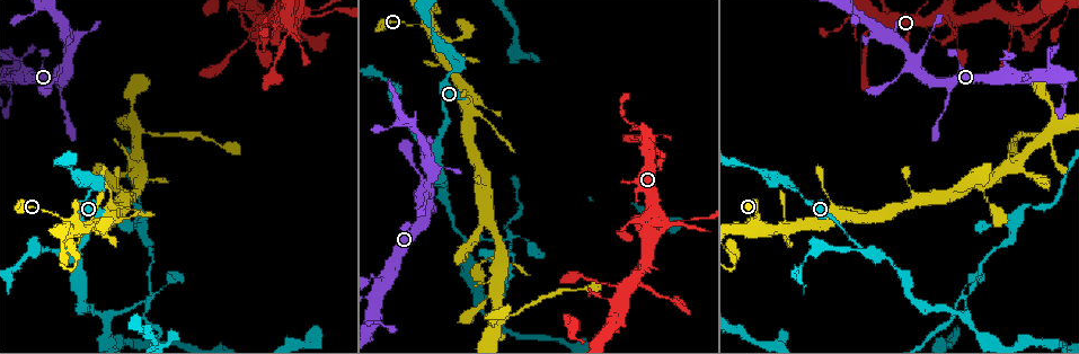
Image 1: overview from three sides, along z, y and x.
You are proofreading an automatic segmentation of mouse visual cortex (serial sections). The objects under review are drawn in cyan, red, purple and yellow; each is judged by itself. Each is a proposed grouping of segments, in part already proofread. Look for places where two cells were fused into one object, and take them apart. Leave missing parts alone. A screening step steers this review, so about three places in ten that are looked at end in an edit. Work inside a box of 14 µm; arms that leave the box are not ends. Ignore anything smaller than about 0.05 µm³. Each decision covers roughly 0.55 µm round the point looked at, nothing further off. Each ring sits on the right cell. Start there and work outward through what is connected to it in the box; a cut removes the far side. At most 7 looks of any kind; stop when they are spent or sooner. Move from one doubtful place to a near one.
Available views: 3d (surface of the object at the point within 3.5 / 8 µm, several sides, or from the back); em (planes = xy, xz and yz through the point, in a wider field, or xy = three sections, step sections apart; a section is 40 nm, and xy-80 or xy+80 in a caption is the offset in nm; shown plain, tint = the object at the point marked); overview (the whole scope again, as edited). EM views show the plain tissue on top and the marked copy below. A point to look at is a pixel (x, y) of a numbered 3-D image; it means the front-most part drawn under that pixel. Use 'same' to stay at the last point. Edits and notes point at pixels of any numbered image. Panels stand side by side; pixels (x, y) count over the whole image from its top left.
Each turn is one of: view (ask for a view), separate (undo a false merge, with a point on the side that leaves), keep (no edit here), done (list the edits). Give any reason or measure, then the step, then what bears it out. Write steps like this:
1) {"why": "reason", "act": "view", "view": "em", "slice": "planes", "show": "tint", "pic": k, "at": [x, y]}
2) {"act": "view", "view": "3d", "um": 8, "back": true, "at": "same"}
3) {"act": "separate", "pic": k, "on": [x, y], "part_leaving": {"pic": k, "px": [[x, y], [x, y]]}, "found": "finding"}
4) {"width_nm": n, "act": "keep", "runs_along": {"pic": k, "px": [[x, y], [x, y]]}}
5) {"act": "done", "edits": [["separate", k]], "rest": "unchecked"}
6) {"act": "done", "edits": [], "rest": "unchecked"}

{"why": "branch point", "act": "view", "view": "em", "slice": "planes", "show": "tint", "pic": 1, "at": [872, 257]}

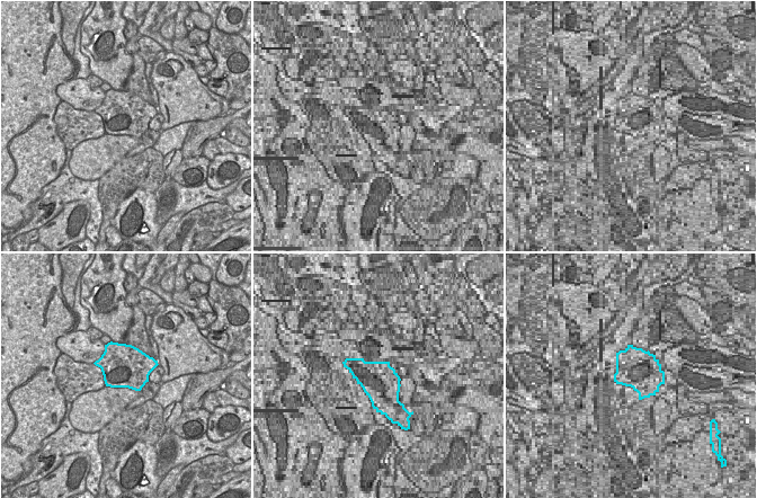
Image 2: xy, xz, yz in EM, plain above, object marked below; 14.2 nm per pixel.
{"act": "view", "view": "3d", "um": 3.5, "at": "same"}

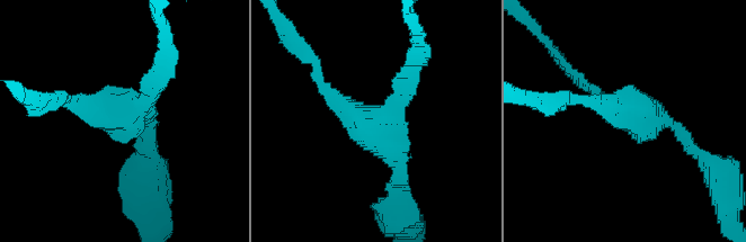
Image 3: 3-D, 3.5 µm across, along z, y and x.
{"width_nm": 600, "act": "keep", "runs_along": {"pic": 3, "px": [[580, 80], [632, 115], [660, 115], [690, 145]]}, "found": "all the same cell"}

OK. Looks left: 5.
{"why": "calibre changes", "act": "view", "view": "3d", "um": 3.5, "pic": 1, "at": [965, 317]}

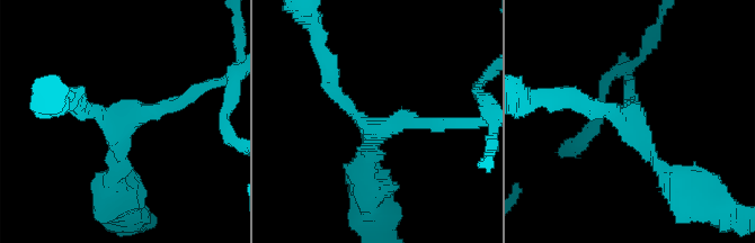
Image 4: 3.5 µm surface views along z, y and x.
{"arms": 3, "arm_widths_nm": [150, 200, 200], "why": "now the EM", "act": "view", "view": "em", "slice": "xy", "step": 1, "show": "tint", "pic": 4, "at": [116, 124]}

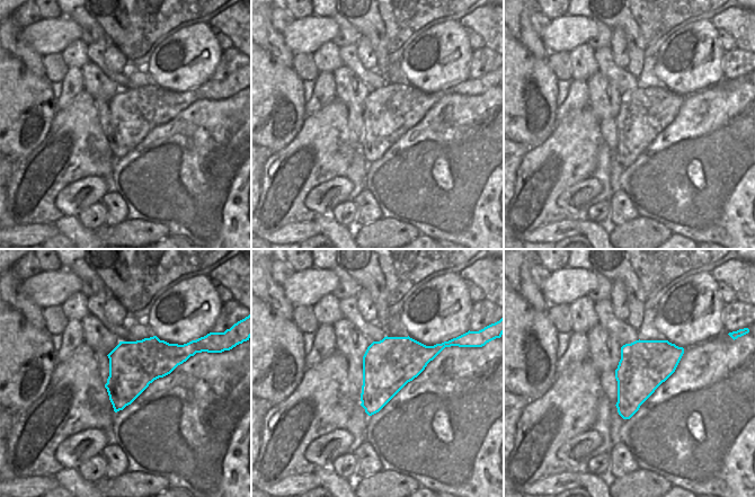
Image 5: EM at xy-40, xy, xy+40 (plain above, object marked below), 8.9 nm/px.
{"act": "keep", "runs_along": {"pic": 4, "px": [[576, 97], [631, 125], [677, 183]]}, "found": "all the same cell"}

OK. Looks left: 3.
{"why": "sharp bend", "act": "view", "view": "3d", "um": 8, "pic": 1, "at": [510, 236]}

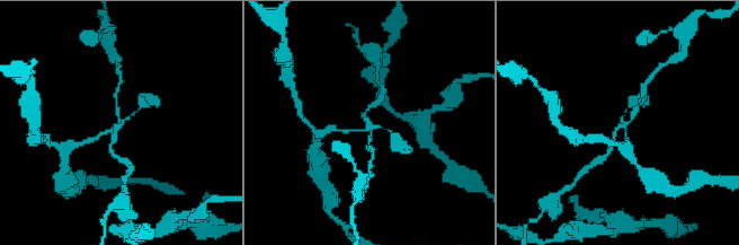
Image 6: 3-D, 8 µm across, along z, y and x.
{"act": "view", "view": "3d", "um": 3.5, "back": true, "pic": 6, "at": [117, 124]}

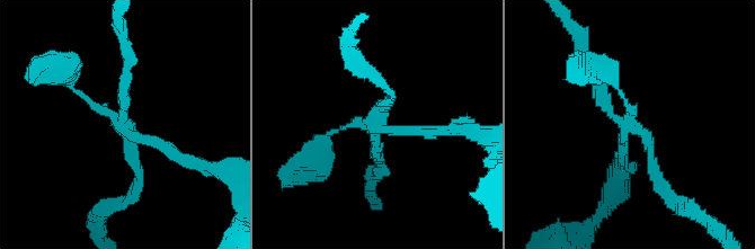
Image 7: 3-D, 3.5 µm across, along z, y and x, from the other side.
{"arms": 4, "arm_widths_nm": [100, 150, 150, 200], "why": "need the tissue", "act": "view", "view": "em", "slice": "xy", "step": 3, "show": "tint", "pic": 7, "at": [628, 125]}

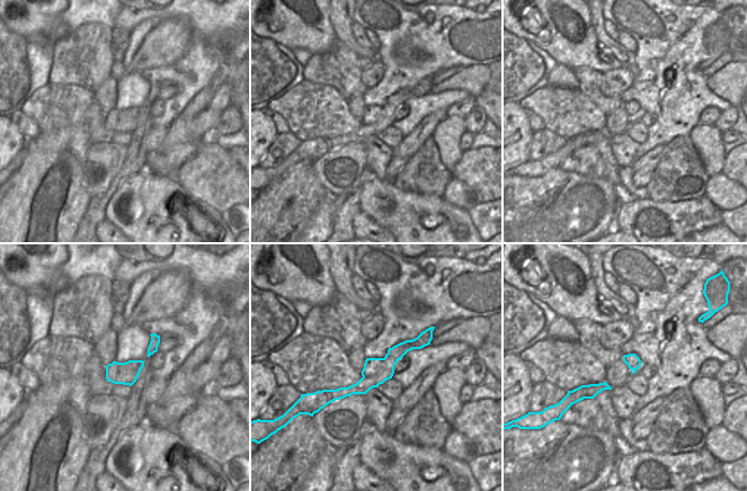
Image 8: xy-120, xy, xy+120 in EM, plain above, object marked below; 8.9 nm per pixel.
{"act": "separate", "pic": 7, "on": [122, 91], "found": "two cells meet here"}

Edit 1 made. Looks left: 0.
{"act": "done", "edits": [["separate", 7]], "rest": "unchecked"}

